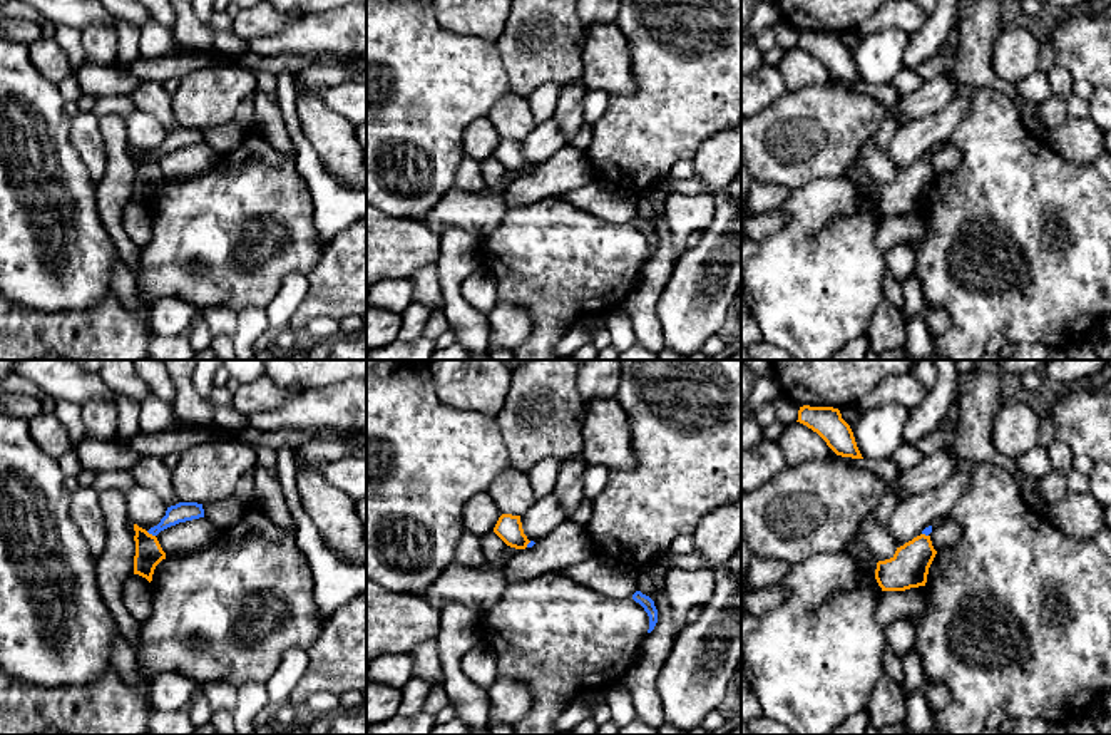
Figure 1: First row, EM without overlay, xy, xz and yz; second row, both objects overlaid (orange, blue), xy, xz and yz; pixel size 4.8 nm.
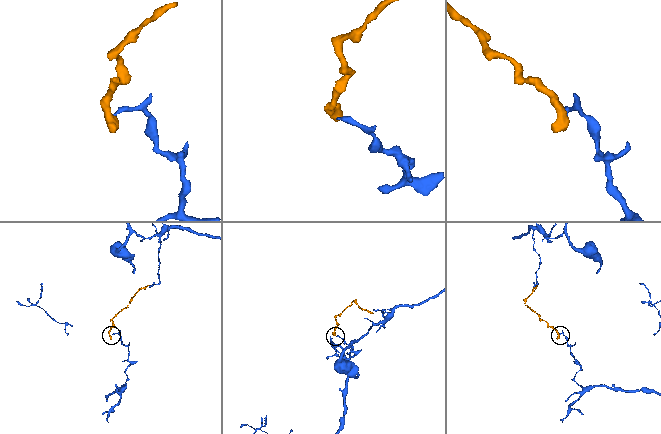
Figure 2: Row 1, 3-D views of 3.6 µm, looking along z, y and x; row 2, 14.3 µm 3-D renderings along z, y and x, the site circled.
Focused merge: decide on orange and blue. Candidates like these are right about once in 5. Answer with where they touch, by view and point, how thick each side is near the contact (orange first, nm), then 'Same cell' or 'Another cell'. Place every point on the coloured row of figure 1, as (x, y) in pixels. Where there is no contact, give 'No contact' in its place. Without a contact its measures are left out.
Touches orange at xy (151, 534). Thickness 130 nm (orange) against 100 nm. Another cell

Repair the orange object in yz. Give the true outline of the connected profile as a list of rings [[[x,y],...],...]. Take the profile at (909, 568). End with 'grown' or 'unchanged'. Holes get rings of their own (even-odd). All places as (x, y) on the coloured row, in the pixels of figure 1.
[[[920,534],[897,547],[890,559],[878,561],[875,579],[882,591],[905,591],[925,586],[935,554],[930,536]]] | unchanged

